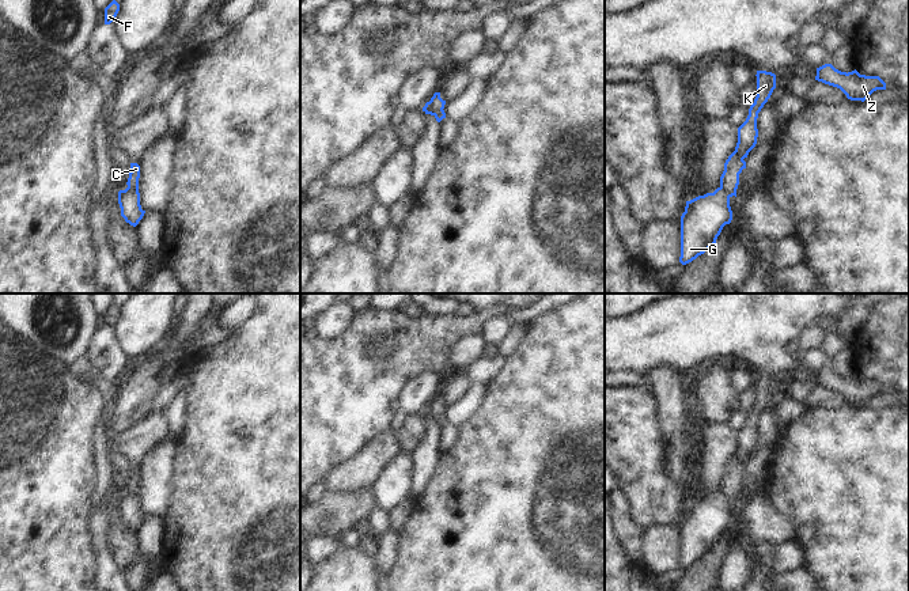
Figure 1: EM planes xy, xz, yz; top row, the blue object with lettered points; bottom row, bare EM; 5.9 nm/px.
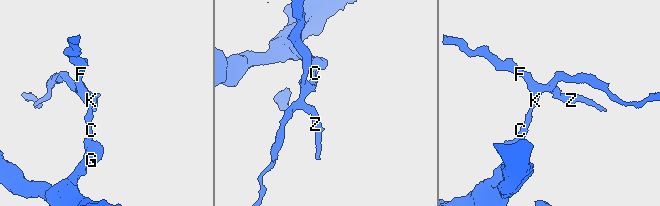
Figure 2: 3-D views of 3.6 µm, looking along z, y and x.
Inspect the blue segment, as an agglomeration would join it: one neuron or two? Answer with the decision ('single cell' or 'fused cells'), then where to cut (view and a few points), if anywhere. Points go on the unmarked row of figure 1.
fused cells | yz (720, 491), (728, 503)

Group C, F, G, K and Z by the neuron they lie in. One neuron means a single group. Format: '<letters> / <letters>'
C F K Z / G

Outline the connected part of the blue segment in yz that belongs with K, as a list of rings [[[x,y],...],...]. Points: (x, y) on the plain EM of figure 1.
[[[757,375],[757,401],[749,413],[746,425],[738,432],[738,447],[735,455],[724,467],[724,476],[720,481],[720,492],[727,497],[728,503],[735,500],[739,489],[739,478],[746,473],[749,456],[755,451],[758,433],[757,423],[764,409],[776,393],[776,379],[766,375]]]

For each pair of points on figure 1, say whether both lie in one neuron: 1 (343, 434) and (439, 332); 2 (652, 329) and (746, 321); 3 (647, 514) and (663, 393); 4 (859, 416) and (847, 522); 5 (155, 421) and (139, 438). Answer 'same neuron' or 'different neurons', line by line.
1: same neuron
2: same neuron
3: different neurons
4: same neuron
5: same neuron

